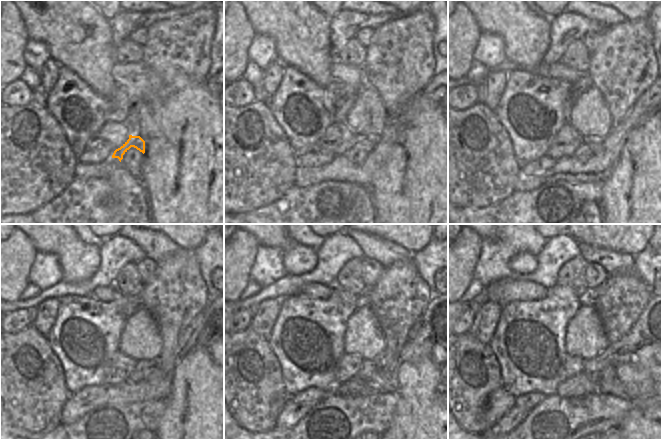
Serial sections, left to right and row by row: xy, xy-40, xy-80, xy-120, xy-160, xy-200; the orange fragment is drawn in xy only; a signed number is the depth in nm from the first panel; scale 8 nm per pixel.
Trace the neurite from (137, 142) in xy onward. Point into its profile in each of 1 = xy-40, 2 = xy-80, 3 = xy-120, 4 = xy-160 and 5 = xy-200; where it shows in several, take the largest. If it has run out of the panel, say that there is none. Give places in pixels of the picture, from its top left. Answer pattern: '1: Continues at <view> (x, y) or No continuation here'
1: Continues at xy-40 (367, 145)
2: Continues at xy-80 (595, 148)
3: Continues at xy-120 (164, 364)
4: Continues at xy-160 (383, 379)
5: Continues at xy-200 (606, 382)

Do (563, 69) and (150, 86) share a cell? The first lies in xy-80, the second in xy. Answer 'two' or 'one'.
one

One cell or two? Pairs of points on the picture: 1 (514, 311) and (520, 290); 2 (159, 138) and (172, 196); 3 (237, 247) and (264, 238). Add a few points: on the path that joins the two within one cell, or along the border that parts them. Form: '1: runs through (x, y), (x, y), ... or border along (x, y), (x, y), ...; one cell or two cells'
1: border along (540, 298), (514, 300), (503, 306); two cells
2: runs through (172, 152), (172, 182); one cell
3: border along (252, 234), (260, 244); two cells

